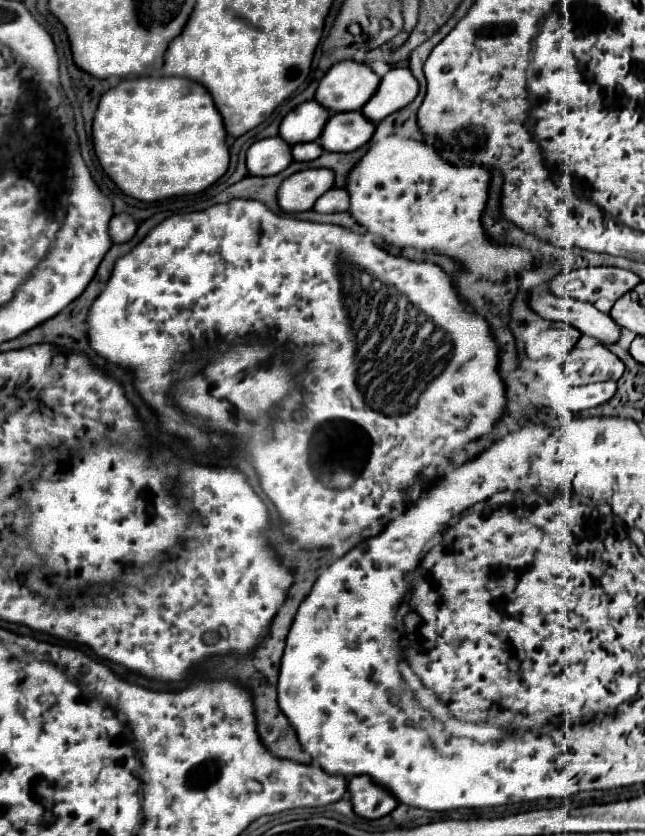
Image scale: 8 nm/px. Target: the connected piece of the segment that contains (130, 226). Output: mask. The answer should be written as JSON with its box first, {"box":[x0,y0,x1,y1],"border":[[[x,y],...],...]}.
{"box":[108,214,136,244],"border":[[[118,214],[110,220],[108,234],[112,238],[112,244],[124,244],[128,242],[136,232],[136,222],[128,214]]]}

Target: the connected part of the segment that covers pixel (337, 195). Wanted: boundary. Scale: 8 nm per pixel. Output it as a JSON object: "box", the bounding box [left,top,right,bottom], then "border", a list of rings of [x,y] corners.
{"box":[314,188,350,214],"border":[[[332,188],[328,190],[326,194],[322,194],[316,204],[314,204],[314,210],[316,212],[322,212],[322,214],[334,214],[334,212],[346,212],[350,202],[348,202],[348,194],[346,190],[342,188]]]}

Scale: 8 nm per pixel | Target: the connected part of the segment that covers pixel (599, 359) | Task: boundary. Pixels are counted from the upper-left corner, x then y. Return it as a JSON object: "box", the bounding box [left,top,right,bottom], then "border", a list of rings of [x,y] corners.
{"box":[574,344,624,386],"border":[[[596,344],[590,350],[576,348],[574,356],[584,358],[582,368],[574,374],[574,384],[576,386],[594,384],[594,382],[606,382],[606,380],[616,382],[624,372],[622,360],[602,344]]]}

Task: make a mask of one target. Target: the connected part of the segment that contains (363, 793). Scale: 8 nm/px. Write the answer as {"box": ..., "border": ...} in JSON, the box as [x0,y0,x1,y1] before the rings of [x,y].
{"box":[348,776,398,820],"border":[[[354,776],[348,782],[350,802],[358,816],[374,820],[390,814],[398,802],[392,794],[388,794],[384,788],[376,786],[368,776]]]}

